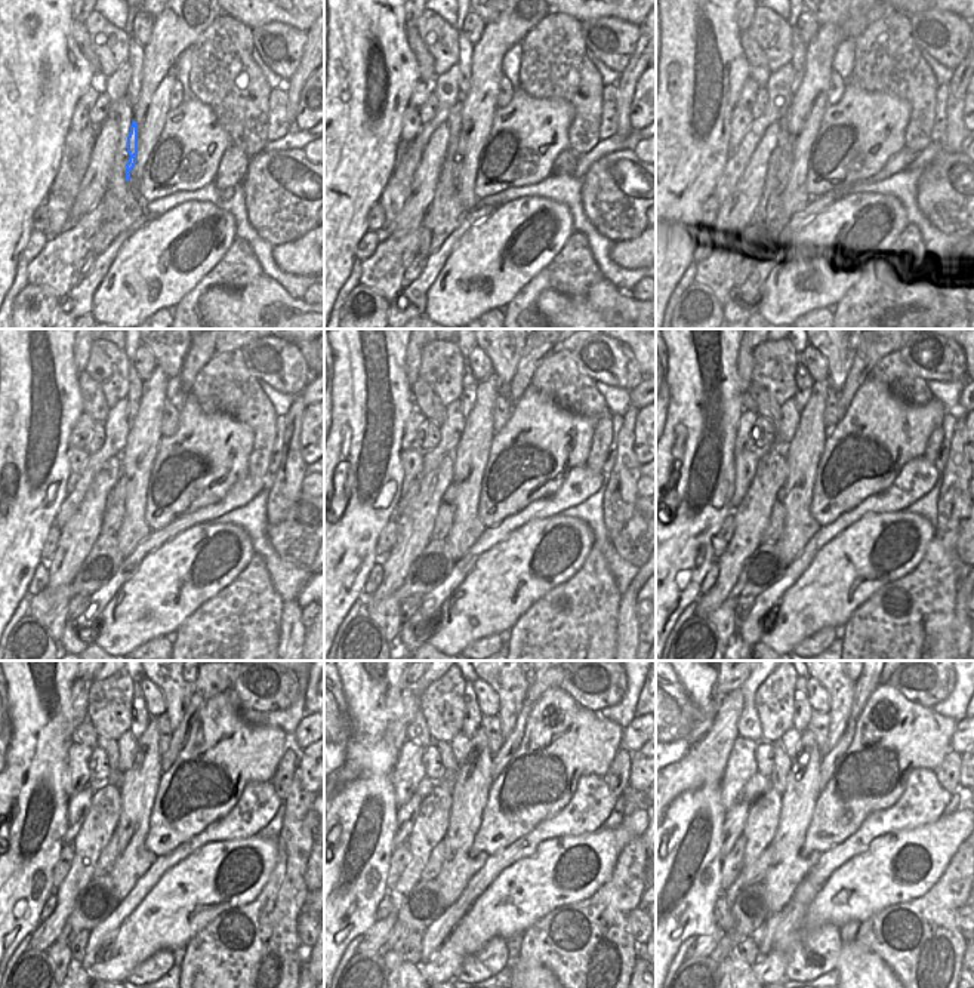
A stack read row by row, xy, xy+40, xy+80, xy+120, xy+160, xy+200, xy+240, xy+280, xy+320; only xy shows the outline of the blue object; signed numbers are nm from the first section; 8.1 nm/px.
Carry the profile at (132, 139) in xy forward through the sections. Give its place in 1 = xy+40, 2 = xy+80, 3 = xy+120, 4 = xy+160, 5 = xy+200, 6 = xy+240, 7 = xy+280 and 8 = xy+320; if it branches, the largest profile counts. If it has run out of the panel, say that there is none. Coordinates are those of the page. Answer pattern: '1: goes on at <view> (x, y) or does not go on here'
1: goes on at xy+40 (458, 163)
2: goes on at xy+80 (786, 157)
3: goes on at xy+120 (116, 504)
4: goes on at xy+160 (443, 523)
5: goes on at xy+200 (774, 528)
6: goes on at xy+240 (107, 859)
7: goes on at xy+280 (437, 856)
8: goes on at xy+320 (755, 874)

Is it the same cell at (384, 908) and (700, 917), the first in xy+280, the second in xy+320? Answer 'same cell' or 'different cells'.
different cells

